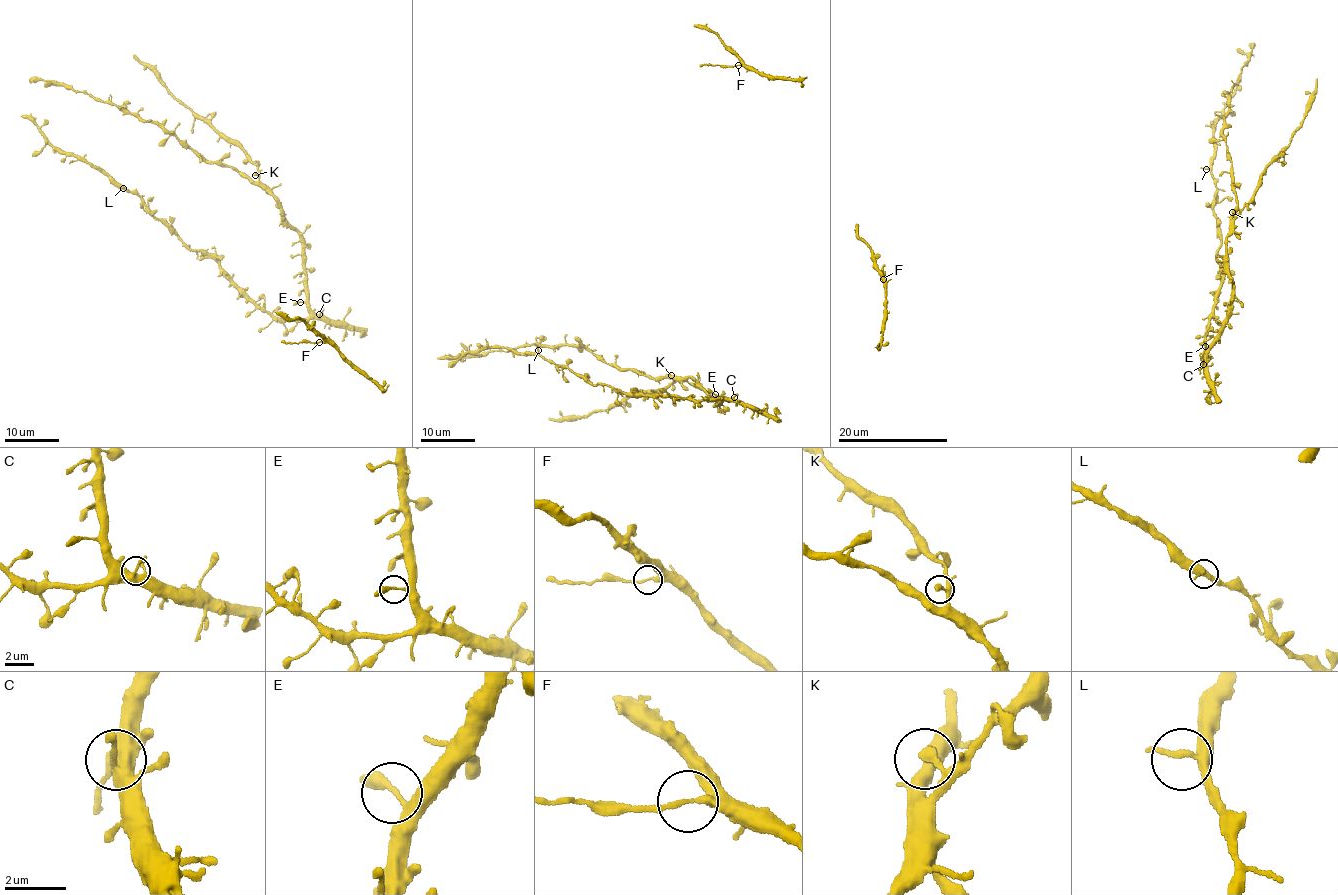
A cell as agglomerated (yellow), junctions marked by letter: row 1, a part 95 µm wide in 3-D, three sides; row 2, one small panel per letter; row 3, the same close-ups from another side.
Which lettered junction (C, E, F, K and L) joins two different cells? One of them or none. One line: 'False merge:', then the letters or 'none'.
False merge: F

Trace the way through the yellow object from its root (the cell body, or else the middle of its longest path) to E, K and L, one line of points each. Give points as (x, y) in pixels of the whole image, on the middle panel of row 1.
E: (727, 398), (715, 394)
K: (727, 398), (723, 397), (719, 403), (695, 379), (686, 376), (674, 379), (671, 375)
L: (727, 398), (687, 400), (667, 394), (618, 392), (586, 382), (565, 366), (542, 359), (538, 350)

